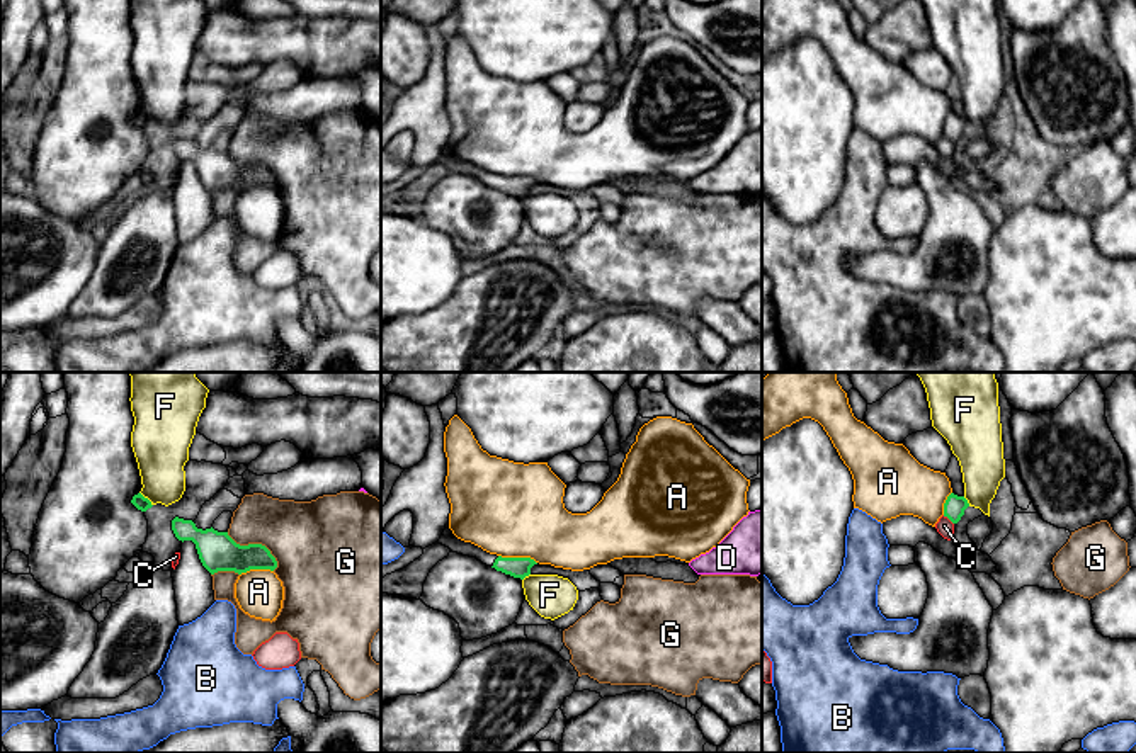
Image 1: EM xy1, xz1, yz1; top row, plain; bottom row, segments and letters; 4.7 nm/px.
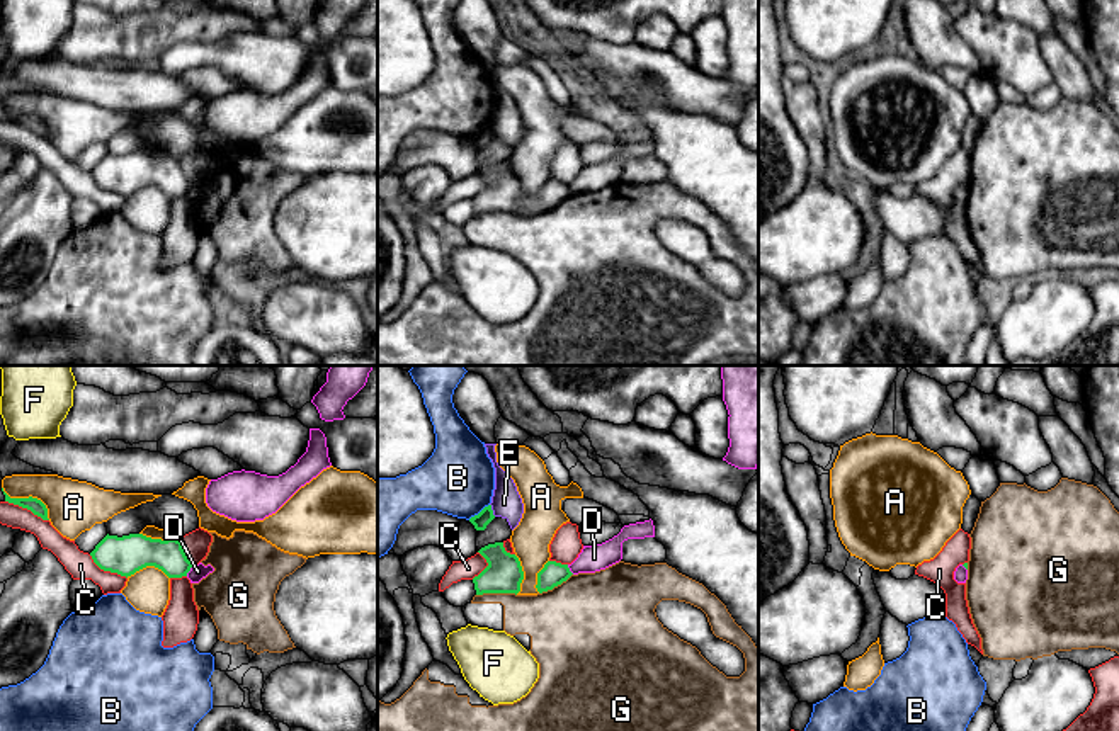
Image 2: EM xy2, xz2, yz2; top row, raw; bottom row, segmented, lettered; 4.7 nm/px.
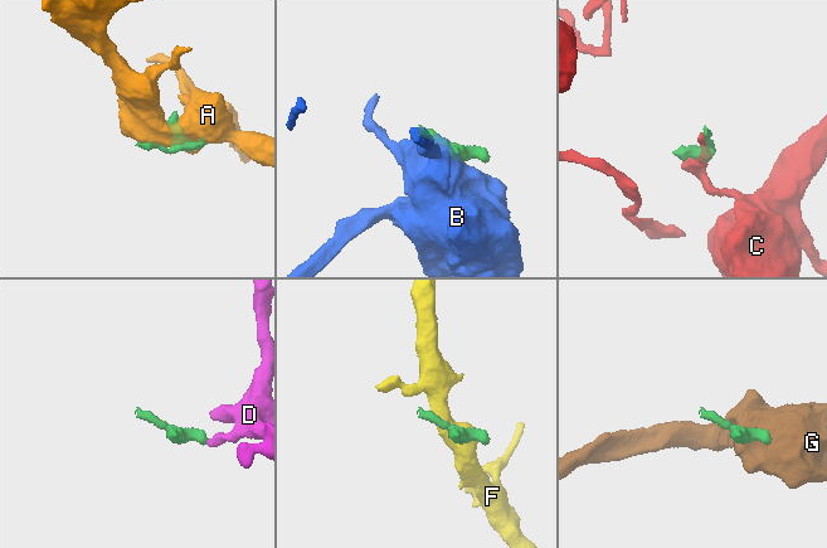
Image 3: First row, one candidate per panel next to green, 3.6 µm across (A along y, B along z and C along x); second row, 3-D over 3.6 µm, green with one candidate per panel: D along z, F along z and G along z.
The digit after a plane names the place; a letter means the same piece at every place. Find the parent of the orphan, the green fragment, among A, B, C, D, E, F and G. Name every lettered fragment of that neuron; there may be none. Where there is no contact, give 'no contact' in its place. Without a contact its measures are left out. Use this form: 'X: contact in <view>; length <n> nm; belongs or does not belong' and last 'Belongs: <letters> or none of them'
A: contact in xy2; length 280 nm; does not belong
B: contact in xz2; length 130 nm; does not belong
C: contact in xy2; length 220 nm; does not belong
D: contact in xy2; length 70 nm; does not belong
E: contact in xz2; length 70 nm; does not belong
F: contact in xy1; length 90 nm; does not belong
G: contact in xy1; length 300 nm; does not belong
Belongs: none of them

